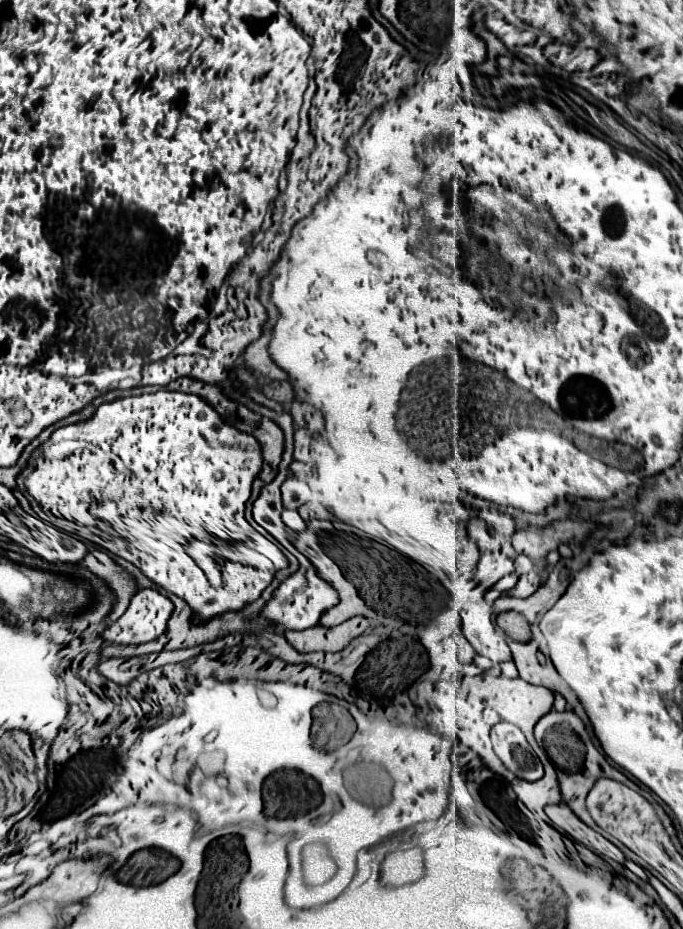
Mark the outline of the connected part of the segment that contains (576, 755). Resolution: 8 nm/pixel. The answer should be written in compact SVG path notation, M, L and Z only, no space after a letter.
M552 709L550 713L546 713L546 717L542 717L542 721L538 721L536 729L544 729L544 743L542 743L542 747L544 747L544 751L548 753L550 761L554 763L554 767L556 767L556 771L558 771L558 775L560 775L562 801L568 803L568 807L570 807L586 825L590 825L592 829L598 829L598 827L592 823L592 817L590 817L588 809L584 807L584 799L586 799L588 791L592 789L594 781L600 779L600 777L608 777L608 779L616 779L616 781L626 783L630 789L642 793L642 795L654 805L656 813L664 811L664 809L660 807L656 795L654 795L650 789L638 785L636 781L632 781L630 777L626 777L622 771L618 771L616 767L612 767L612 765L606 761L606 757L596 749L596 745L592 743L592 737L590 737L588 731L584 729L584 721L582 721L574 711L566 709L566 711L560 713L560 711Z

